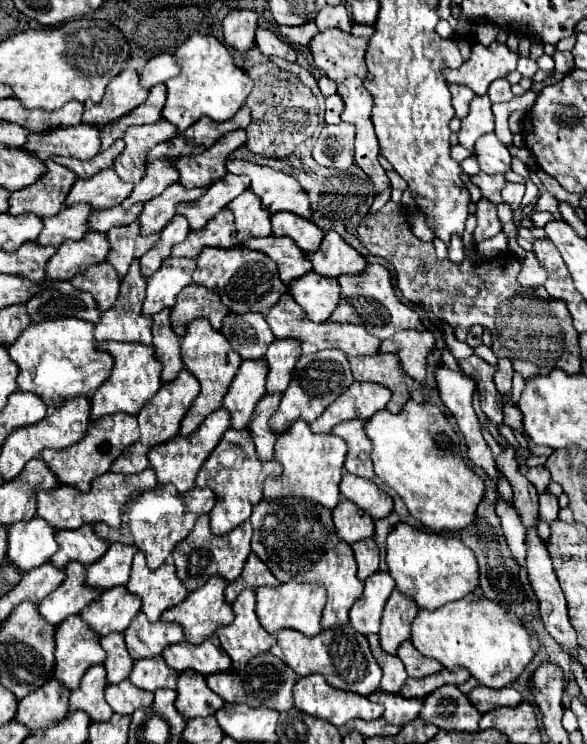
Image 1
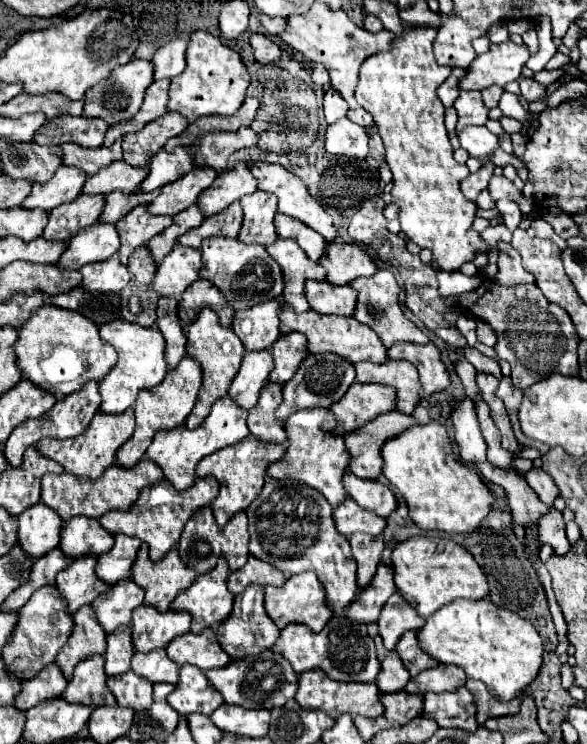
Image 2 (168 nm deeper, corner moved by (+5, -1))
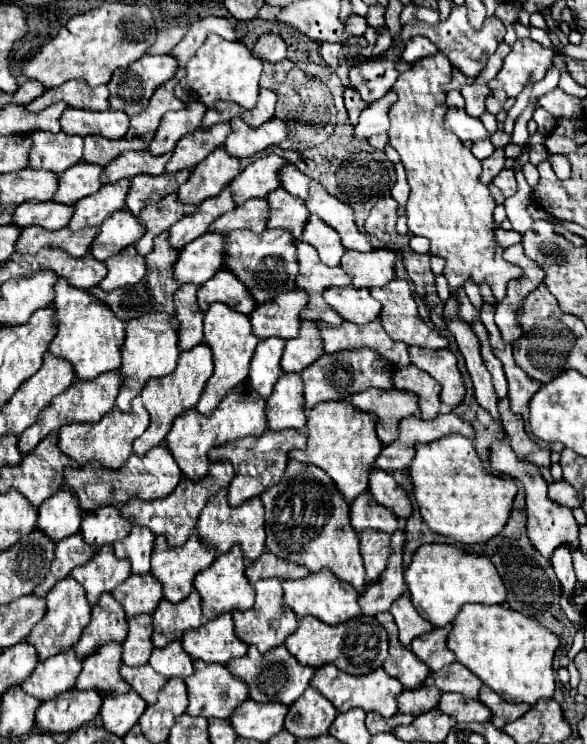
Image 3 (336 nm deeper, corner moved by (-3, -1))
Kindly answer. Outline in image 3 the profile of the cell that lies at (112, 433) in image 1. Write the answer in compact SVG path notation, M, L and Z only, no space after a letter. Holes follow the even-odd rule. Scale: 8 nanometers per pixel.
M137 397L129 413L113 409L95 425L63 425L63 429L59 431L59 449L67 457L75 459L79 465L85 465L89 461L99 461L107 469L119 469L131 455L133 441L147 429L147 425L149 425L149 413L143 407L141 397Z

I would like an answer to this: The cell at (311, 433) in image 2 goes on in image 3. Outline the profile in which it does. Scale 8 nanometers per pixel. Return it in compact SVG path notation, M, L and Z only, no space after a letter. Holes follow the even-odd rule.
M347 401L319 403L307 417L307 447L303 451L289 451L287 457L311 463L323 469L343 493L349 503L353 497L367 489L367 475L373 469L373 461L381 451L381 443L375 437L375 417L355 409Z

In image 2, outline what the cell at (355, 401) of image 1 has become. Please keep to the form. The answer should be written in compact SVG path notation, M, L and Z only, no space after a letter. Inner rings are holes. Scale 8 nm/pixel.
M353 383L351 389L337 401L331 411L337 419L337 429L333 433L345 435L359 431L367 421L379 413L395 409L397 393L389 385L371 385L371 383Z

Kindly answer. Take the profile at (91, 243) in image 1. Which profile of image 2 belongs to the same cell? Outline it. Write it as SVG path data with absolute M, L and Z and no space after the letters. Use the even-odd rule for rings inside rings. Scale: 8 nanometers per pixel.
M93 223L79 231L77 237L69 241L69 247L61 255L57 267L61 269L81 269L87 263L97 263L111 257L119 249L119 237L115 225Z

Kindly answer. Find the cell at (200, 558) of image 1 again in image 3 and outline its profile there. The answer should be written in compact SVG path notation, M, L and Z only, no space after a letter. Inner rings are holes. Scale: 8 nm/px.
M221 489L219 493L215 493L215 497L211 497L211 501L207 501L205 509L201 511L199 521L197 521L197 533L199 533L201 543L207 549L215 549L217 553L227 553L233 545L239 545L243 555L249 561L255 561L263 553L263 545L265 545L263 523L265 523L263 505L261 505L259 499L247 501L247 505L233 509L227 503L227 491Z

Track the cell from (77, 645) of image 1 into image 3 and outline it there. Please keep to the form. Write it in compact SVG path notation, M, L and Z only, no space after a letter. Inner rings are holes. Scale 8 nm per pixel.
M103 593L103 597L99 597L97 605L91 611L91 623L87 625L73 649L79 661L83 661L105 643L123 643L125 635L127 617L123 613L123 607L117 601L113 601L111 593Z

